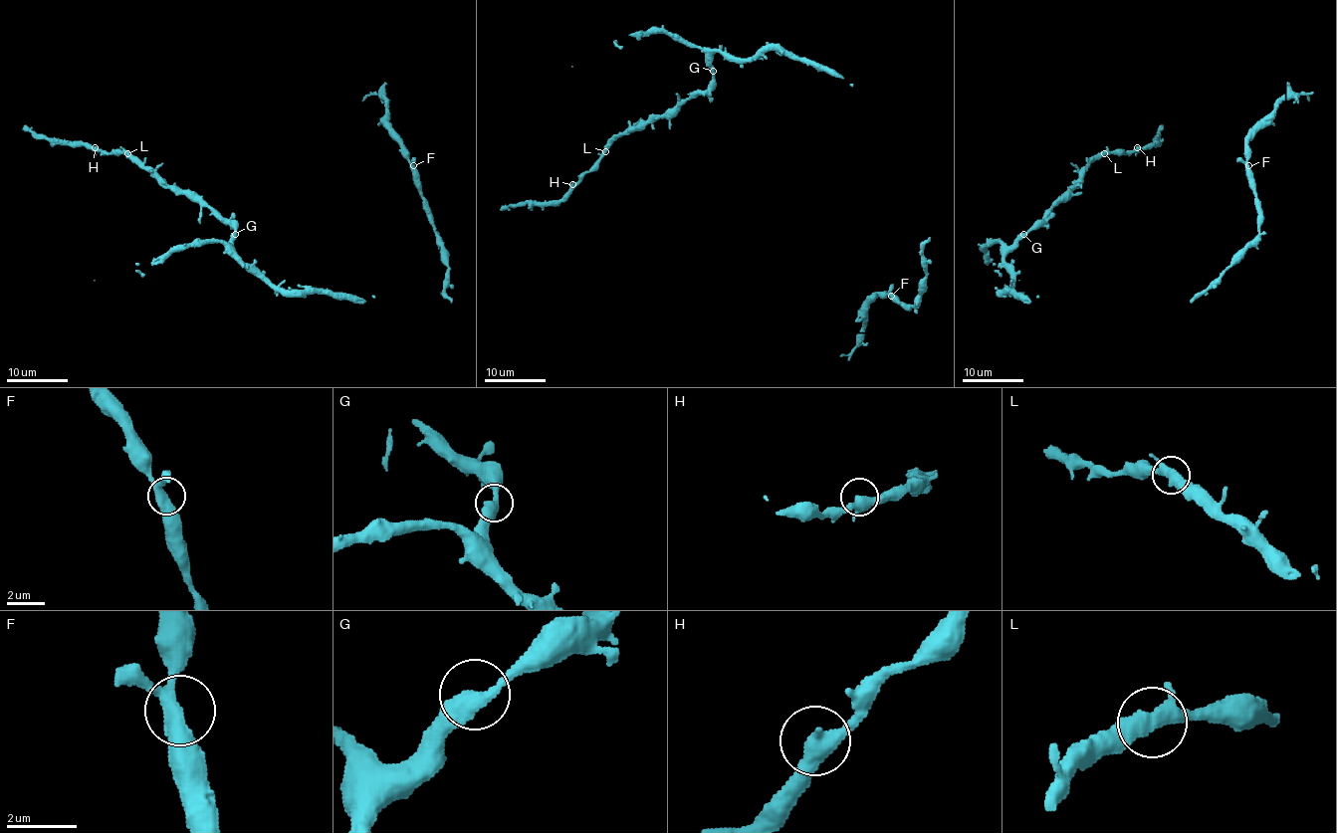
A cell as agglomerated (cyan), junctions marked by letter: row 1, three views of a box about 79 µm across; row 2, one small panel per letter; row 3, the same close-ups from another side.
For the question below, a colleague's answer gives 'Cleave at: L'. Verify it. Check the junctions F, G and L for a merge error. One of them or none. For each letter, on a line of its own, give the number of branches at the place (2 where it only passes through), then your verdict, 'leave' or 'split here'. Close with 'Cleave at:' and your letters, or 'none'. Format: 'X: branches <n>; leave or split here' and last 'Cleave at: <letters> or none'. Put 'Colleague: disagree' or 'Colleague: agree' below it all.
F: branches 3; leave
G: branches 2; leave
L: branches 3; leave
Cleave at: none
Colleague: disagree

